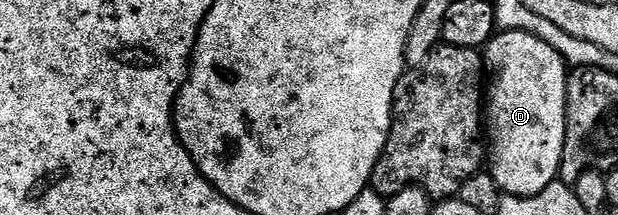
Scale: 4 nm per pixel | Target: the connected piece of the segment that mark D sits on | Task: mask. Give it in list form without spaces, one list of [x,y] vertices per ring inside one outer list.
[[[501,31],[483,48],[487,72],[487,102],[483,107],[483,131],[487,136],[487,171],[506,195],[526,199],[543,193],[560,176],[565,148],[565,106],[569,75],[557,51],[522,31]]]

